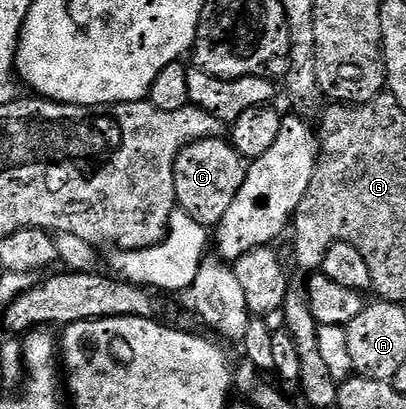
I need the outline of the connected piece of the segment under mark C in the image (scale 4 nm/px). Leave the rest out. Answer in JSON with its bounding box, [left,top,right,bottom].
[174,137,245,228]

